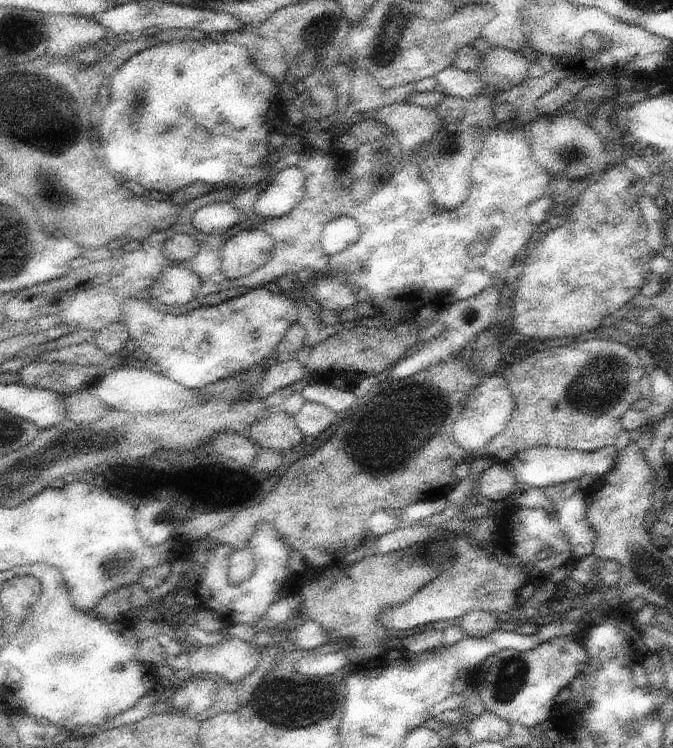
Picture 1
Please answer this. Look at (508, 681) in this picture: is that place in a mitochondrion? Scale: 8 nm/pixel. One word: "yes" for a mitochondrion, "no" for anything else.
yes

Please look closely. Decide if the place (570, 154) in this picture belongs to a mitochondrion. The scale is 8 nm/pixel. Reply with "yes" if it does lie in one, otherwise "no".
yes

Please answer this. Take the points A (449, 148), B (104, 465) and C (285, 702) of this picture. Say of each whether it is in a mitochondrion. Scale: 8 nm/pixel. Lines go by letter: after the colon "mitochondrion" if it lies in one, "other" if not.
A: mitochondrion
B: other
C: mitochondrion

